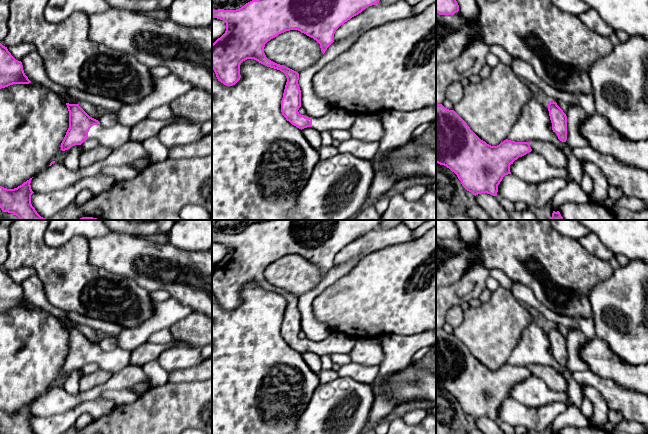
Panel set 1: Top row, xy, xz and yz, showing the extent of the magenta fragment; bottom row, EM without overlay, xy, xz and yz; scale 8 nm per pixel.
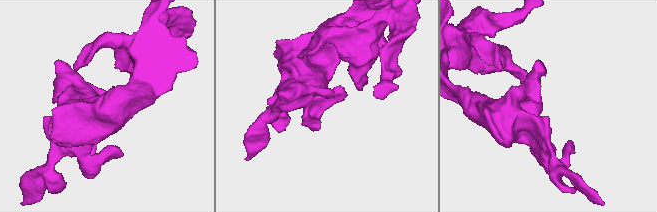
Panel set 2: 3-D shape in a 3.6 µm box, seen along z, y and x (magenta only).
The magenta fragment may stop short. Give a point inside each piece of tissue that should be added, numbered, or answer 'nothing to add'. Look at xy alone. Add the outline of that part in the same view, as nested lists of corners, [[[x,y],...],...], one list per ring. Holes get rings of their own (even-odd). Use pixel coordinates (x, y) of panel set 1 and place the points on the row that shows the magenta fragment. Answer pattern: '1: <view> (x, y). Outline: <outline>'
1: xy (113, 137). Outline: [[[118,123],[109,128],[98,124],[90,128],[88,138],[96,139],[99,145],[113,150],[129,141],[130,132],[131,128]]]

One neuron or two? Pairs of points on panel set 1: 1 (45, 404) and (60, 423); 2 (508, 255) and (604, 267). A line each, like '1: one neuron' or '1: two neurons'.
1: two neurons
2: one neuron

